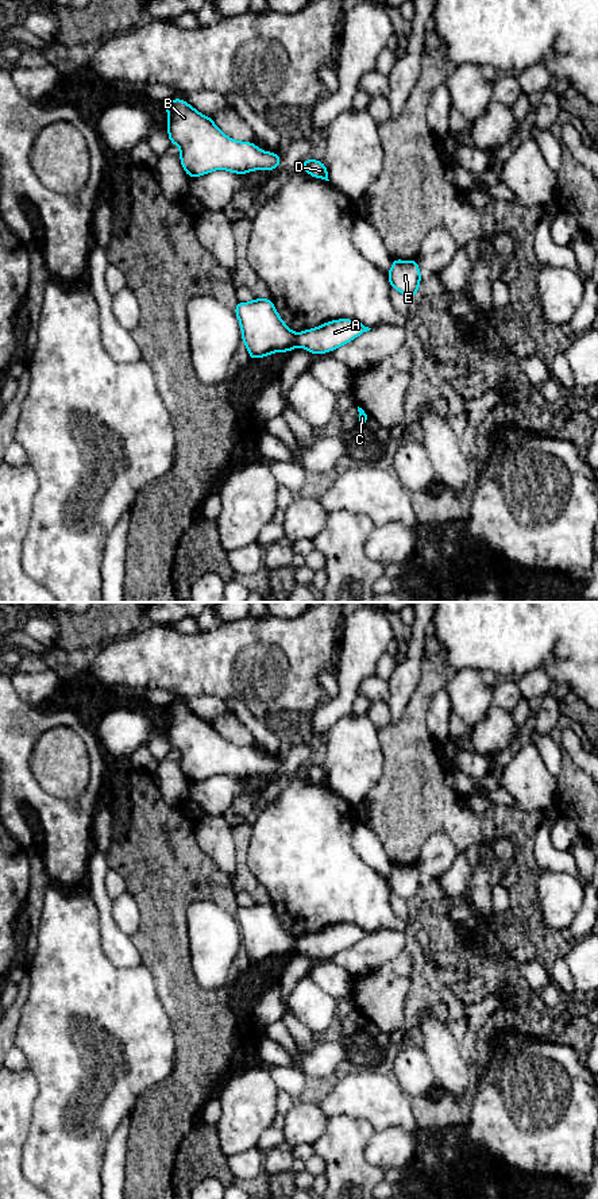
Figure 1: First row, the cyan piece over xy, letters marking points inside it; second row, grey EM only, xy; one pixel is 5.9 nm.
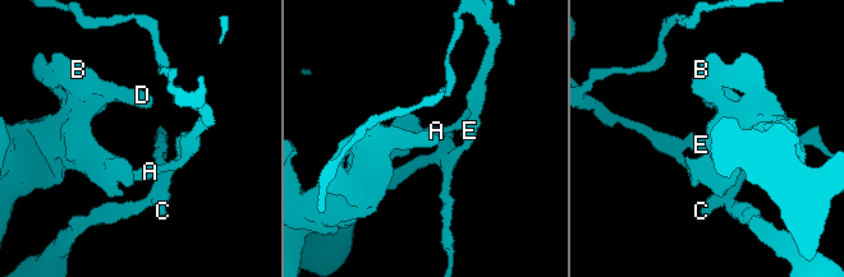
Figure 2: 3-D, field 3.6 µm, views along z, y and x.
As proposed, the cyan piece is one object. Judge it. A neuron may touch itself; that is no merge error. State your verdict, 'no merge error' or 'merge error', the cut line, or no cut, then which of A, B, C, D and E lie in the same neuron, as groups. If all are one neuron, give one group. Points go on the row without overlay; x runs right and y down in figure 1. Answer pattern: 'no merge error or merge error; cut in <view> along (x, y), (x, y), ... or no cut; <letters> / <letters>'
merge error; cut in xy along (298, 939), (294, 951); A C E / B D

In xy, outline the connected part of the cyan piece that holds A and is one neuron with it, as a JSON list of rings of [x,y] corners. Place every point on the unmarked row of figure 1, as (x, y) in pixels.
[[[339,924],[305,934],[297,940],[296,952],[305,953],[313,960],[331,957],[370,936],[371,933],[359,926]]]

